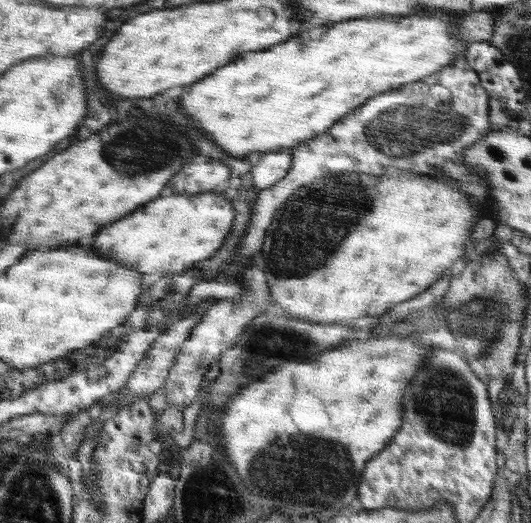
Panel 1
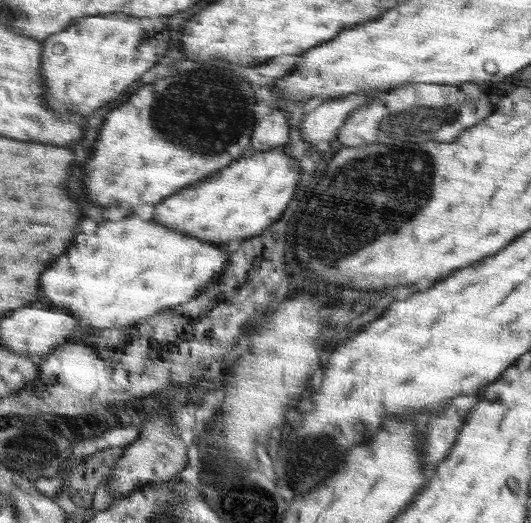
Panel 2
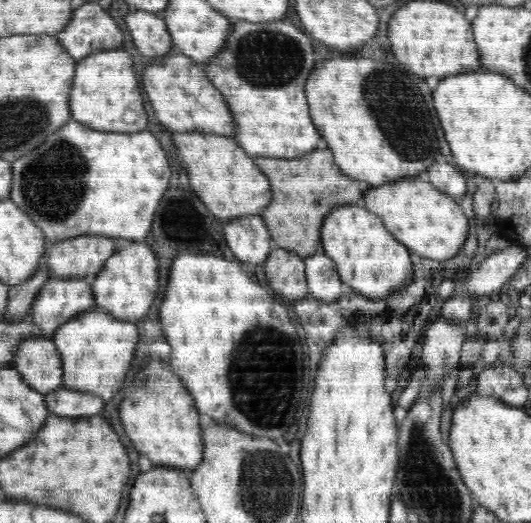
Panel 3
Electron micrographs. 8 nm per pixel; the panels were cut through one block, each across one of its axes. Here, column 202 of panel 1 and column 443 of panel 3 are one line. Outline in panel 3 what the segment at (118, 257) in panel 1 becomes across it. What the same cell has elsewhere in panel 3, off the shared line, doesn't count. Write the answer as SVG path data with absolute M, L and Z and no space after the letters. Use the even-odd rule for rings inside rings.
M418 177L394 181L384 186L370 186L363 199L364 206L384 221L394 239L422 258L448 260L468 238L470 217L464 215L461 206L430 182L424 182Z

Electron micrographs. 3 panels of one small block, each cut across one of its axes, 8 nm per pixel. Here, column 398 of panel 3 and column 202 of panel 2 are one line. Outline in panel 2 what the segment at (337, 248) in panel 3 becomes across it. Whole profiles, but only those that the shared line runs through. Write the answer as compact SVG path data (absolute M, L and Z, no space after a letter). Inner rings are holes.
M140 216L106 221L98 226L96 234L92 236L78 234L68 252L45 270L41 278L42 300L39 302L69 312L84 328L128 328L164 309L193 300L194 296L204 292L202 284L212 286L225 267L224 264L229 262L228 254L222 251L222 245L202 242L168 227L144 224Z

